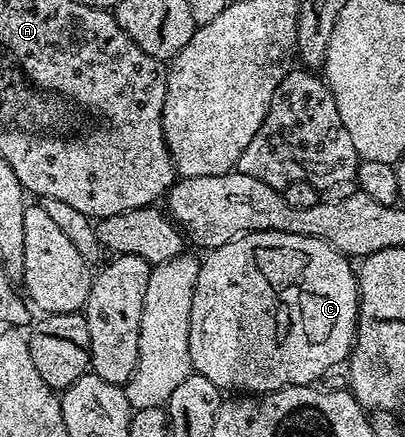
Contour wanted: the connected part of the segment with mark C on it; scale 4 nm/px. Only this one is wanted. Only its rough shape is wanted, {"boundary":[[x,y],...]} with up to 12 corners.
{"boundary":[[245,233],[201,260],[192,368],[244,395],[343,366],[333,245]]}

